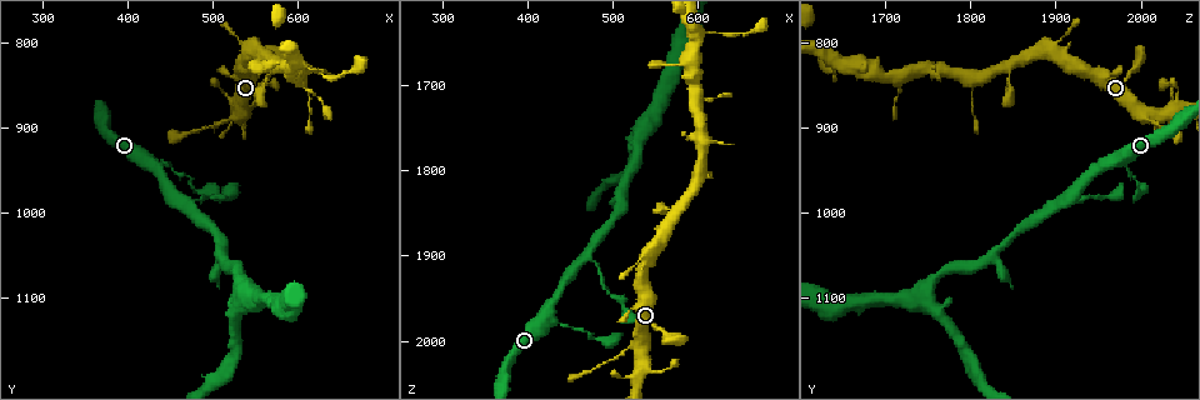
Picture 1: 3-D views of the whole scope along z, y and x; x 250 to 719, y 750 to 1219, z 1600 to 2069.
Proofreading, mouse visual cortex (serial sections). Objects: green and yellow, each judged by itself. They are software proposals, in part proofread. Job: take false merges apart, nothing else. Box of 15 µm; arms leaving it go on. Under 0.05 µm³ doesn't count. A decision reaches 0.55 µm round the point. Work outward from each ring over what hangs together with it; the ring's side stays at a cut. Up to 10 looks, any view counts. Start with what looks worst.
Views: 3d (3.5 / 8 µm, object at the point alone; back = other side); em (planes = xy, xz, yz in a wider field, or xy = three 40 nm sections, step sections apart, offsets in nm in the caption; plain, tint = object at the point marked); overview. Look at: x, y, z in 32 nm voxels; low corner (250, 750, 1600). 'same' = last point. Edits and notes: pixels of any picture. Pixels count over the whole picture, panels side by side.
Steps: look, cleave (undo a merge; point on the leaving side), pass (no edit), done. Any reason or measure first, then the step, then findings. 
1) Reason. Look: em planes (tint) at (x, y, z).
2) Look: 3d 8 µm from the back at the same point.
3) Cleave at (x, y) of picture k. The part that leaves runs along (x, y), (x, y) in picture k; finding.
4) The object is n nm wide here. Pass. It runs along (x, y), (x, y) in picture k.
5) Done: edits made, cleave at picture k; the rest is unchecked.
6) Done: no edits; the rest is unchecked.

Look: 3d 3.5 µm at (520, 890, 2005).

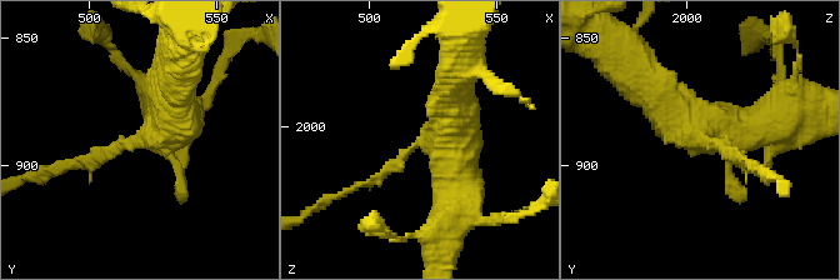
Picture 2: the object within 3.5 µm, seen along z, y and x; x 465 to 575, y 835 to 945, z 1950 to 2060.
Look: em xy step 2 (tint) at (523, 888, 2006).

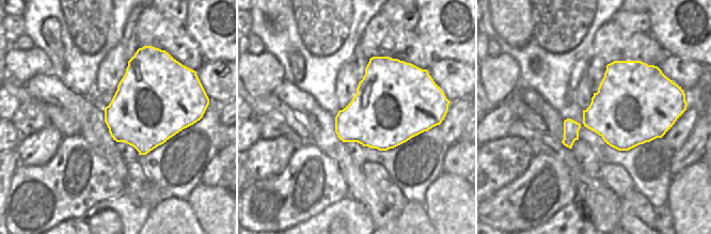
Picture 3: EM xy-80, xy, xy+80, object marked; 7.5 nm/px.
Look: em xy step 1 (tint) at the same point.

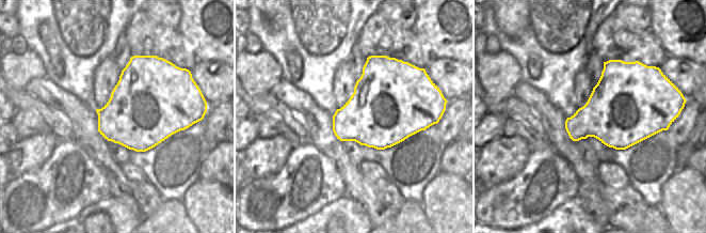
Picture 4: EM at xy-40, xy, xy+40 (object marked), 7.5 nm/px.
Pass. It runs along (634, 75), (695, 129), (781, 118) in picture 2; one cell here.

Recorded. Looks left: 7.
Narrows sharply. Look: 3d 3.5 µm at (450, 945, 1985).

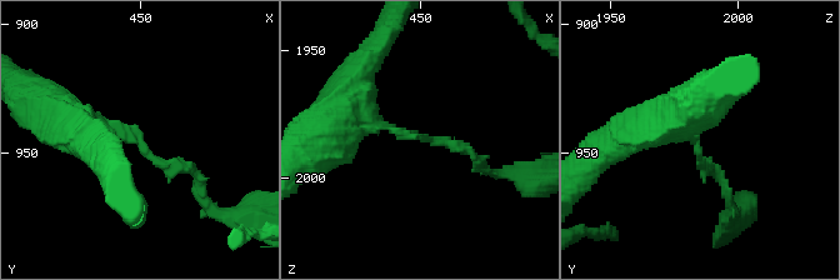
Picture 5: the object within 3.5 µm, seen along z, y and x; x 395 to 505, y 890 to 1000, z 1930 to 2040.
The arms are 150, 300 nm wide; now the EM. Look: em planes (tint) at (452, 948, 1984).

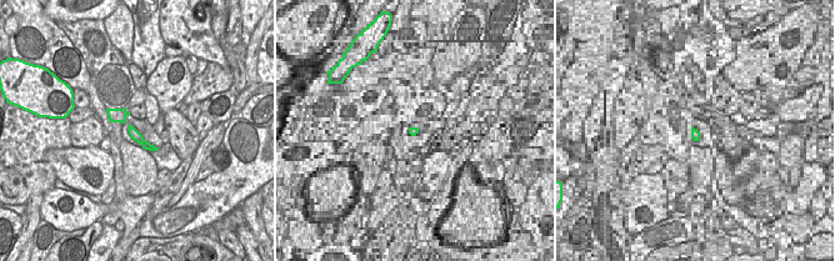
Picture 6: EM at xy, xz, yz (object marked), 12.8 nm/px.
Pass. It runs along (131, 129), (151, 147) in picture 6; continuous, no second cell.

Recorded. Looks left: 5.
Thin arm on a thick one. Look: 3d 3.5 µm at (585, 825, 1675).

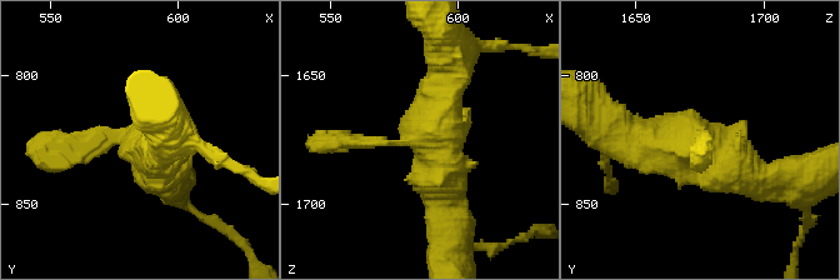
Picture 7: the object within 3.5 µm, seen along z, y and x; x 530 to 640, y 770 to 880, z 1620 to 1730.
3 arms meet here; the arms are 150, 450, 500 nm wide. Look: em xy step 5 (tint) at (583, 825, 1674).

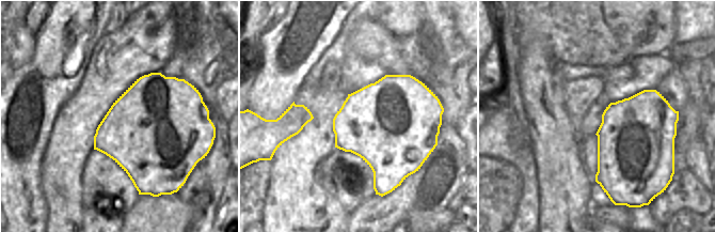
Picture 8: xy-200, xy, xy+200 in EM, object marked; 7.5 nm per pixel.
Pass. All the same cell.

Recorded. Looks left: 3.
Calibre changes. Look: 3d 3.5 µm at (475, 905, 2040).

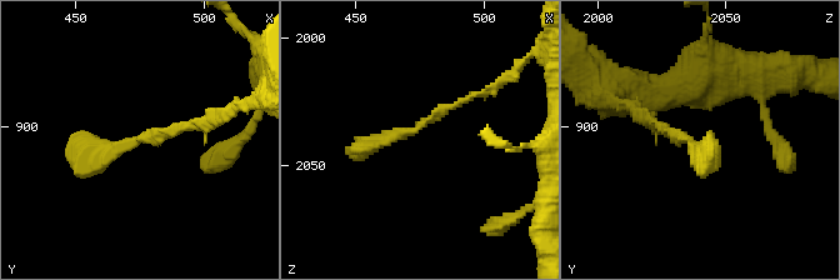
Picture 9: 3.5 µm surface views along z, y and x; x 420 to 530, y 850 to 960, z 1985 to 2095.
Look: em xy step 2 (tint) at (472, 905, 2037).

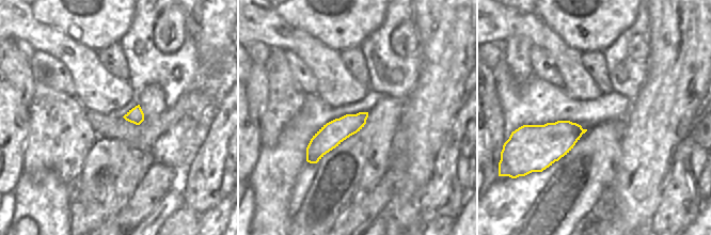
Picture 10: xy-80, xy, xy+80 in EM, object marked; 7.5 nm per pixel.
Pass. It runs along (365, 114), (336, 130), (309, 158) in picture 10; one cell here.

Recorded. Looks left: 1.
Done: no edits; the rest is unchecked.

